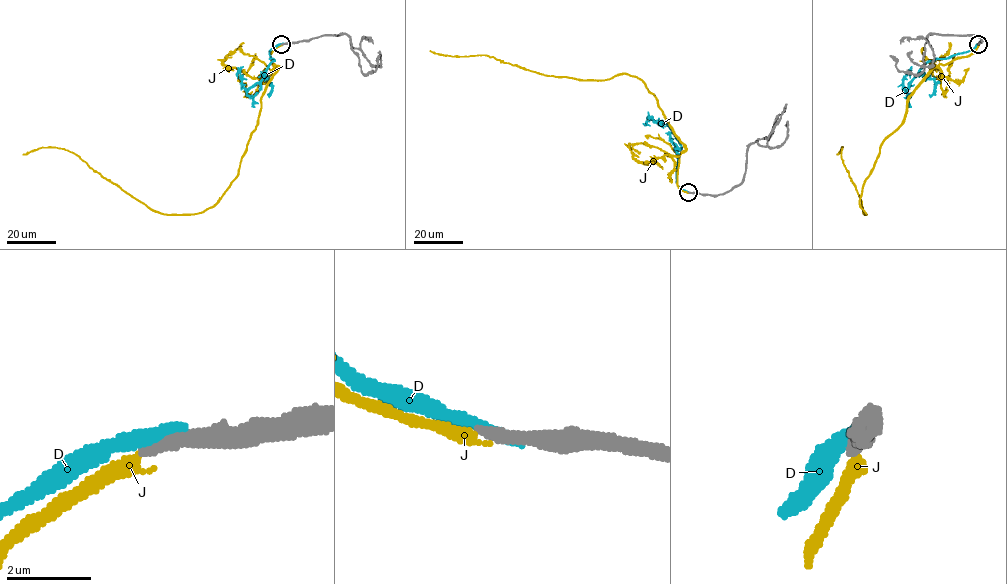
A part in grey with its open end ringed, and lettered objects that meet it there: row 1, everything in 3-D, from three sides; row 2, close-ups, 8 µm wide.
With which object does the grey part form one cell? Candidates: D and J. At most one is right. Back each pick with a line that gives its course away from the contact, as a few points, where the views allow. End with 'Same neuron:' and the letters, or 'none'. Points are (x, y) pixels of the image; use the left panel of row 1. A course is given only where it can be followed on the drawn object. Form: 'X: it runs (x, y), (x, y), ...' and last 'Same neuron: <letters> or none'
Same neuron: none

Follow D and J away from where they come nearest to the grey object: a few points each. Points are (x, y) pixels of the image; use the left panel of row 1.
D: (282, 44), (270, 51), (270, 58), (274, 60), (258, 82), (246, 89), (238, 70), (237, 78)
J: (281, 44), (270, 53), (278, 69), (261, 99), (238, 174), (202, 212), (151, 210), (61, 148), (22, 154)

